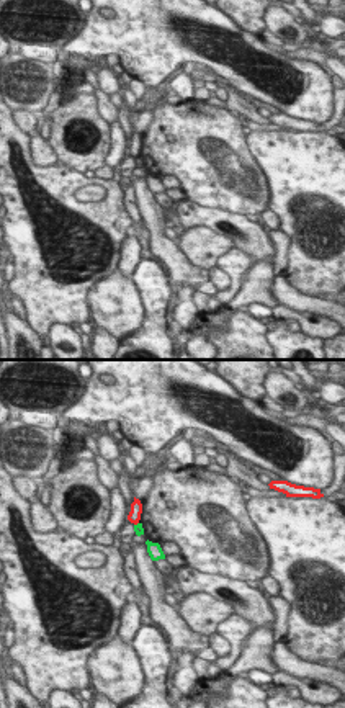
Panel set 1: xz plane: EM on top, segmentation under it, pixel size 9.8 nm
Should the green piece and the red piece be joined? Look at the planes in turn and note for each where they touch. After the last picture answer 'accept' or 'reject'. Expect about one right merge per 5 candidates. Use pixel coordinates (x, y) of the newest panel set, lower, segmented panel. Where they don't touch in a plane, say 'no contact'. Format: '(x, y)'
(138, 524)

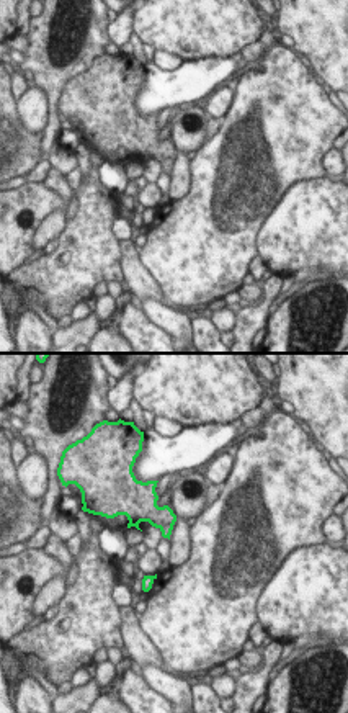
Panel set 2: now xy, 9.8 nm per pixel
no contact

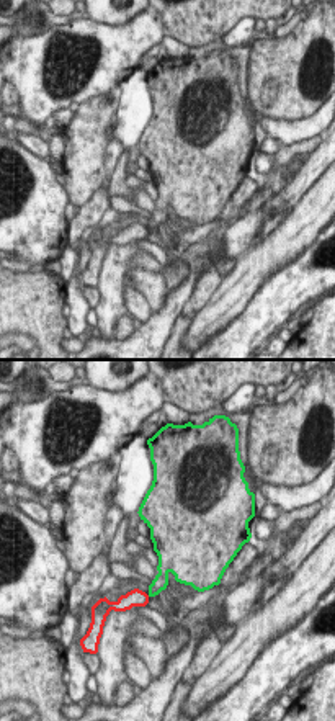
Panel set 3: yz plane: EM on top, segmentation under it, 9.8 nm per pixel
no contact

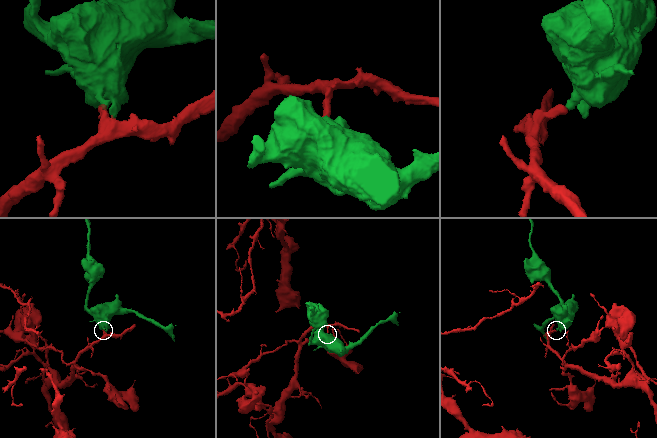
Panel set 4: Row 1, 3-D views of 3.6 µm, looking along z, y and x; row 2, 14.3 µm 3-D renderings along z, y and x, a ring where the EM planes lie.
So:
reject

